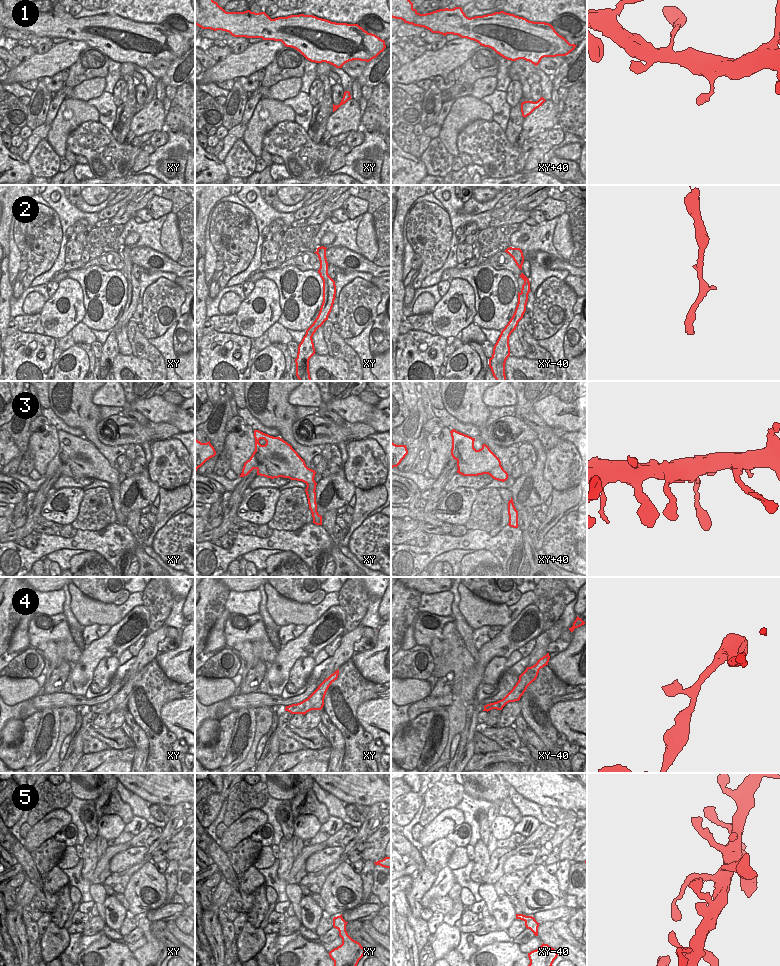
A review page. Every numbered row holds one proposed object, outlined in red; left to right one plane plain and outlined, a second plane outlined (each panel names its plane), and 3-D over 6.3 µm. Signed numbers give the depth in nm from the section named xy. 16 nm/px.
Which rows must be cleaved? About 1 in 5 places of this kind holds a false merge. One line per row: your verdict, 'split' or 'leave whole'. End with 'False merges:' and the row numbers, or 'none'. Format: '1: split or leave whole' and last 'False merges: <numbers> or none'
1: leave whole
2: leave whole
3: leave whole
4: leave whole
5: leave whole
False merges: none

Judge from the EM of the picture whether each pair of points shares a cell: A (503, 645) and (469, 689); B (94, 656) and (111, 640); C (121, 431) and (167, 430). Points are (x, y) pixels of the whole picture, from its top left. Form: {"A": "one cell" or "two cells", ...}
{"A": "one cell", "B": "one cell", "C": "one cell"}

